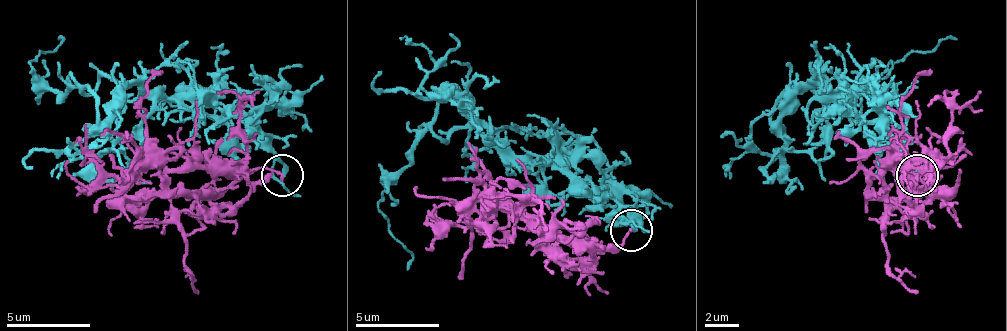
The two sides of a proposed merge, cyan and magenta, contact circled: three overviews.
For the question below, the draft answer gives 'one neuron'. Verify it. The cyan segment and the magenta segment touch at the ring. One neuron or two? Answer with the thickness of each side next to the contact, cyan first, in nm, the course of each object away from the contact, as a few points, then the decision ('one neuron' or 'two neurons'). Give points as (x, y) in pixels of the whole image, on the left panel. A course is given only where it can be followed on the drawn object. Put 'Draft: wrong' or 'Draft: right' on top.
Draft: right
240/170 nm | cyan via (283, 174), (262, 132), (237, 136), (132, 82), (107, 78), (61, 94), (28, 65), (57, 40) | magenta via (283, 174), (270, 170), (136, 170), (120, 199), (120, 182), (99, 161), (82, 124) | one neuron

